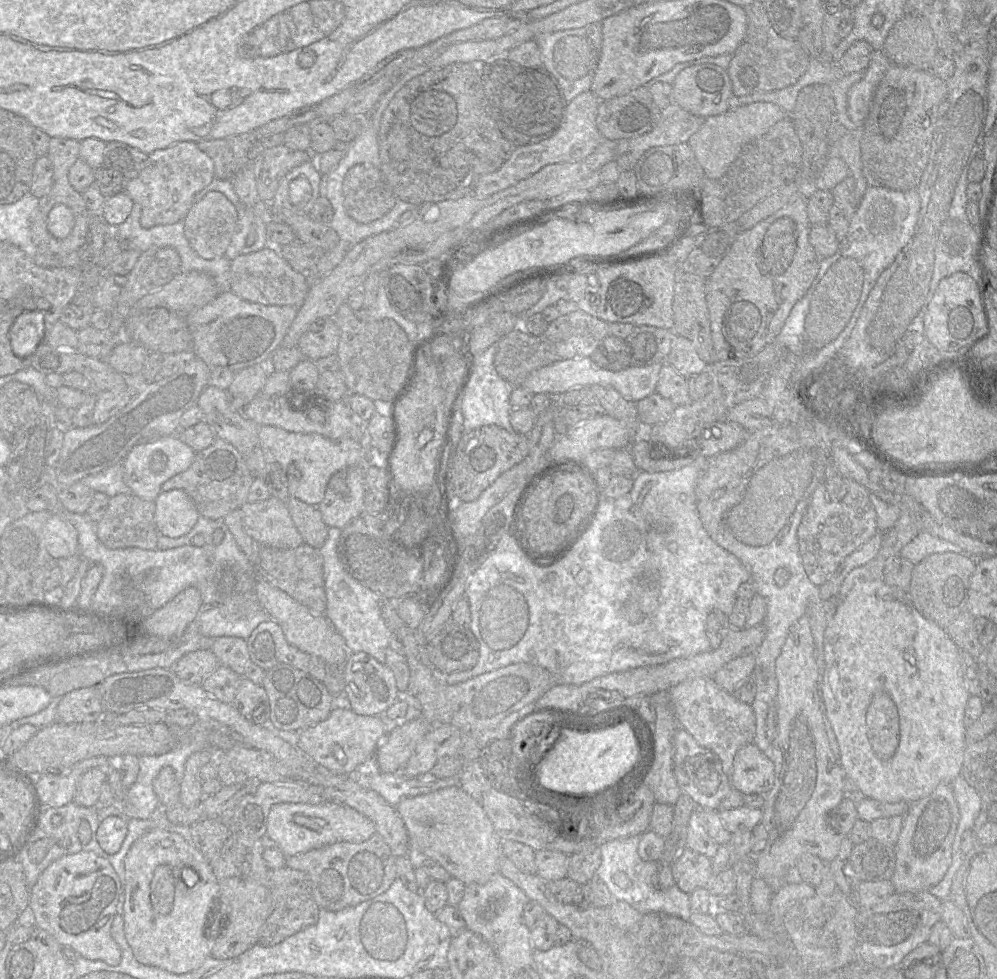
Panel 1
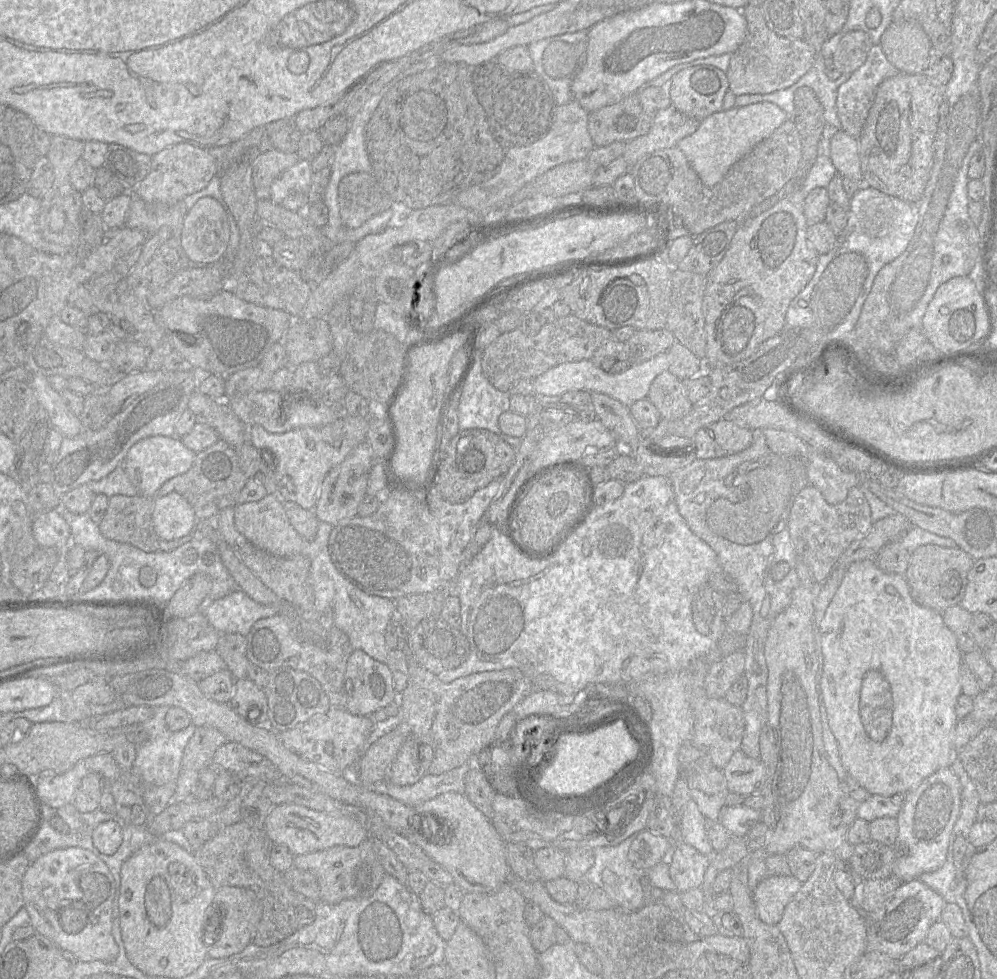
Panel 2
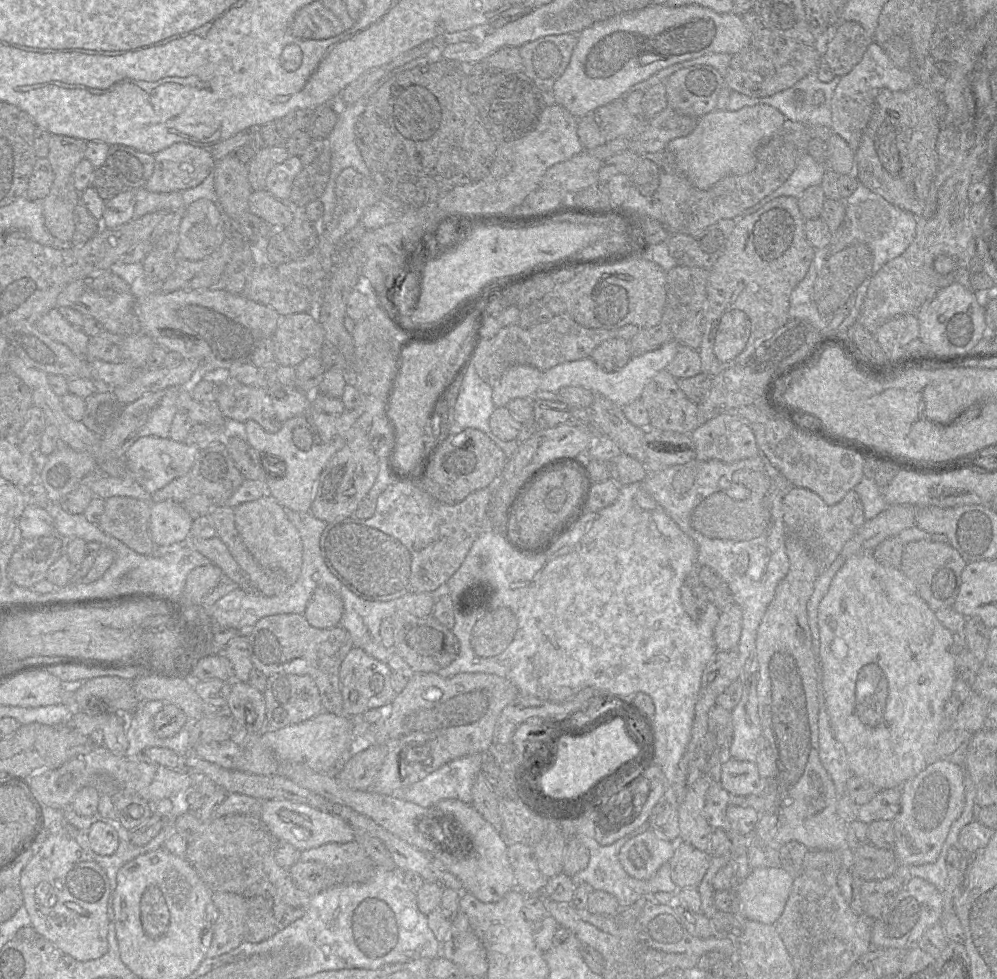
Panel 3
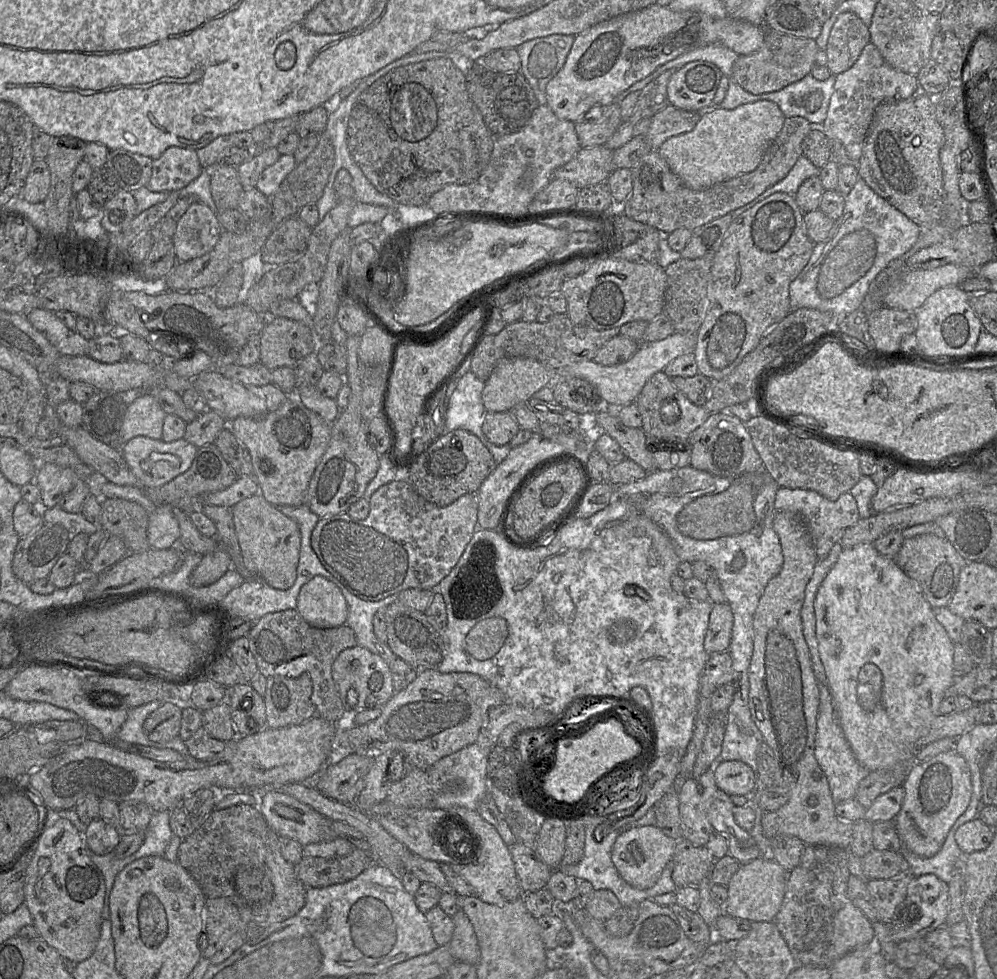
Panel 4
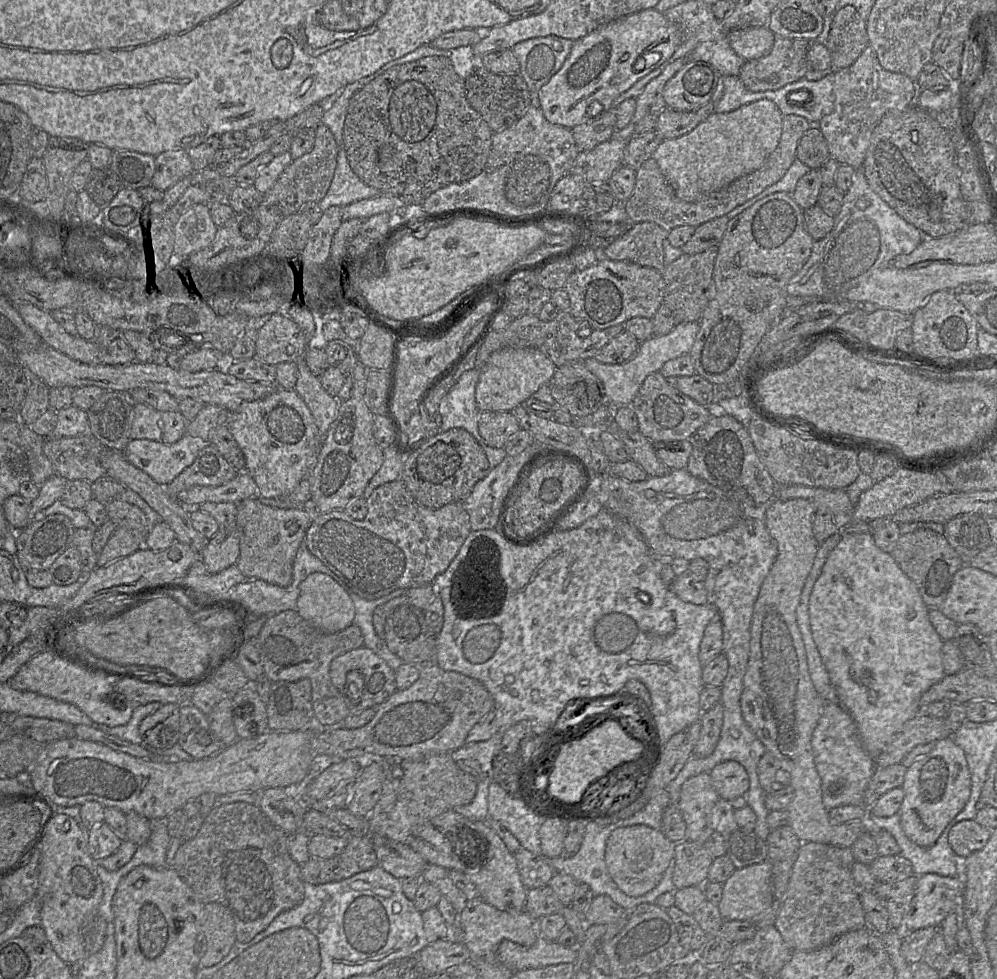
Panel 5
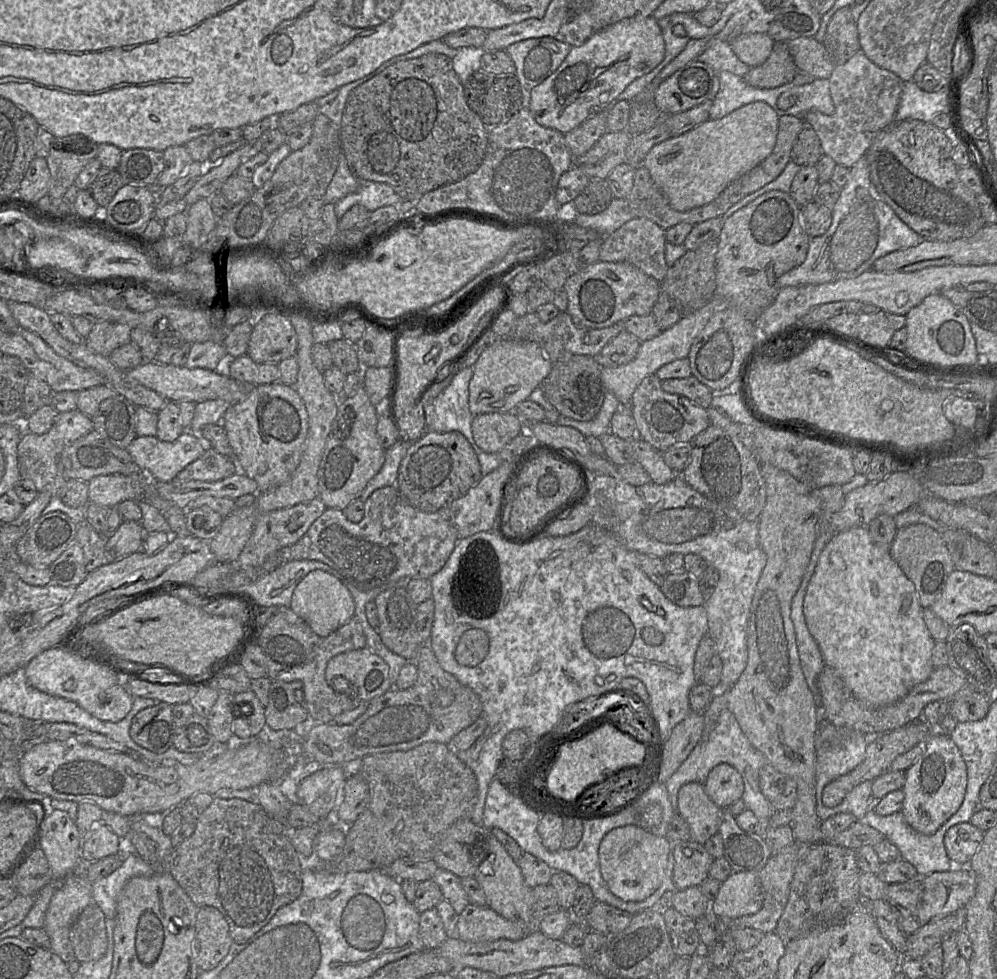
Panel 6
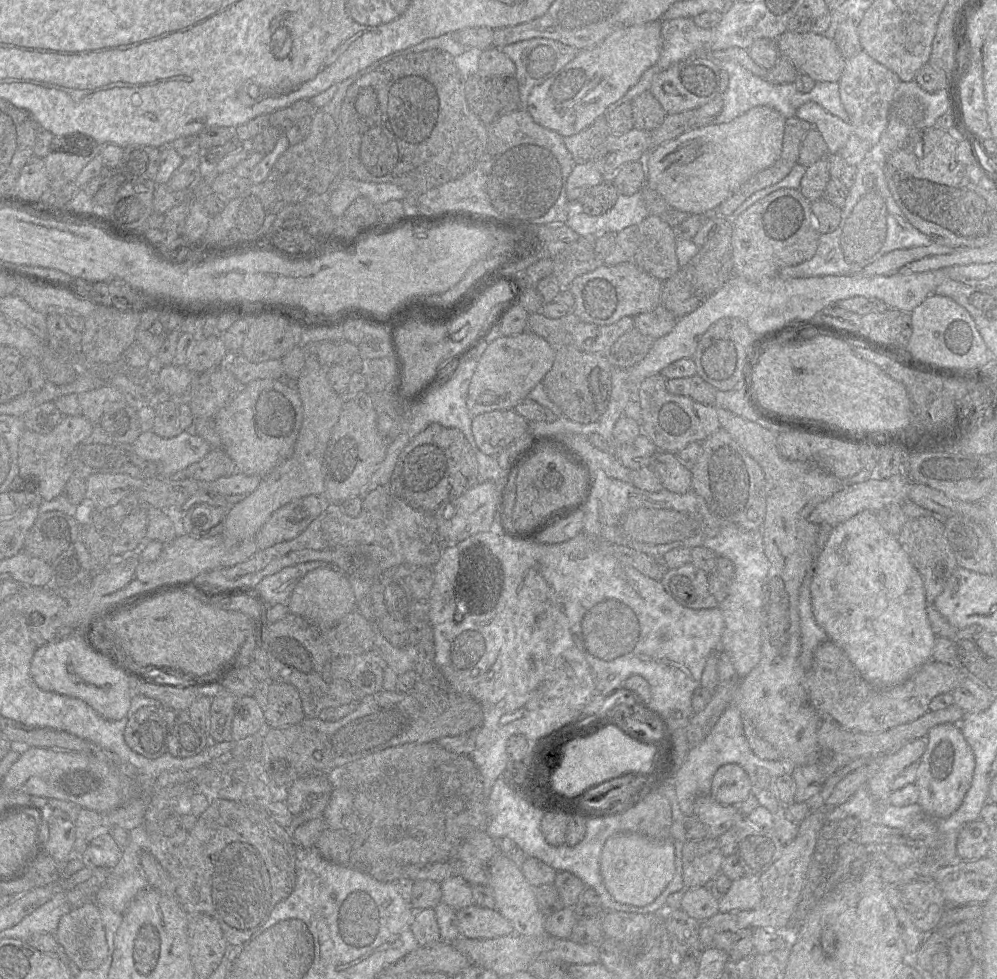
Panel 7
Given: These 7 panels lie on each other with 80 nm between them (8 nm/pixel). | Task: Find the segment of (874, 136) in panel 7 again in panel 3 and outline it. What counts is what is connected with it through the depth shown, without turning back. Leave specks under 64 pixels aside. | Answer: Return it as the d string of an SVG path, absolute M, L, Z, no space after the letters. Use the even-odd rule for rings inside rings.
M871 42L861 61L852 70L841 76L831 100L831 131L841 136L856 152L864 129L870 119L873 104L882 89L905 91L918 83L915 75L893 64L881 45Z

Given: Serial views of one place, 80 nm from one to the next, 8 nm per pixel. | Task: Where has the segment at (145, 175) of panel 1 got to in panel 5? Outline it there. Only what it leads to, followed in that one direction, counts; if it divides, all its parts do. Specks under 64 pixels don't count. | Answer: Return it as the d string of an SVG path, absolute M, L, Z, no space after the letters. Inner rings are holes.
M167 150L155 157L155 172L151 185L165 191L193 173L193 164L187 150Z

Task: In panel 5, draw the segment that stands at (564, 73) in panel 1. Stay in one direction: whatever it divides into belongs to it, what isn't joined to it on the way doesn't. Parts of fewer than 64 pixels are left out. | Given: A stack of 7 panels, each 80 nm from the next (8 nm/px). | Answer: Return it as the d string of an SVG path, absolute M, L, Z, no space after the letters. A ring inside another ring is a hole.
M549 35L521 41L511 48L520 63L519 74L525 80L529 91L536 92L538 96L541 87L561 69L573 44L573 40Z

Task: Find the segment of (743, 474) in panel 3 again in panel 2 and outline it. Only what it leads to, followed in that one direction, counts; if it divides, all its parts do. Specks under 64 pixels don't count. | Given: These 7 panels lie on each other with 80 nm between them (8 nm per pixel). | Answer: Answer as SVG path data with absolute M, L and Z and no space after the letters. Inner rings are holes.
M755 430L752 443L745 450L719 458L696 458L689 465L670 474L668 479L674 491L679 513L691 531L714 550L720 568L733 579L744 602L748 602L752 607L752 622L746 634L746 645L743 650L745 654L743 675L747 678L748 690L746 699L741 705L745 731L740 750L751 758L759 758L759 739L764 725L767 724L768 669L764 645L772 622L789 606L792 592L799 584L795 570L798 555L790 538L788 517L795 495L808 485L806 465L798 456L774 453L767 445L762 430ZM781 562L788 563L791 570L782 580L776 581L773 579L772 569Z

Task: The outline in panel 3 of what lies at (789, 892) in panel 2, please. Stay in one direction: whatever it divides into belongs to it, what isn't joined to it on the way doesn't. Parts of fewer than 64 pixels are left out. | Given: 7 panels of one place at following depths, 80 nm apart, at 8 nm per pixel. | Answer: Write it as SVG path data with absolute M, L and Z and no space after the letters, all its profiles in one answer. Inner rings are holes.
M781 866L749 869L746 877L734 886L739 916L774 925L784 911L793 881L794 877Z

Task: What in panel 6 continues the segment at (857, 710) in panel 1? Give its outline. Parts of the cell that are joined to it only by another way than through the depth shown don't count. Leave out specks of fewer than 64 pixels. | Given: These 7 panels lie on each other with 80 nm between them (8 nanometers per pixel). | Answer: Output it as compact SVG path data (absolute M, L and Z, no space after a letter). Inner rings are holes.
M857 526L836 533L822 550L815 572L808 584L805 601L804 616L809 632L816 640L825 664L834 668L844 680L852 694L864 705L878 708L901 700L916 685L929 678L935 669L932 662L932 652L935 640L930 635L924 620L923 608L919 603L914 584L904 574L890 554L890 548L873 541L867 526Z

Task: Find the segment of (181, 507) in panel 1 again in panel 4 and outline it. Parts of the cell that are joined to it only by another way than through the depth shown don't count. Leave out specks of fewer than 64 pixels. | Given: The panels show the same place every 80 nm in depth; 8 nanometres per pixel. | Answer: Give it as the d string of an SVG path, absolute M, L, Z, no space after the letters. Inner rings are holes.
M157 505L149 515L147 537L150 548L169 549L178 545L180 529L172 507Z

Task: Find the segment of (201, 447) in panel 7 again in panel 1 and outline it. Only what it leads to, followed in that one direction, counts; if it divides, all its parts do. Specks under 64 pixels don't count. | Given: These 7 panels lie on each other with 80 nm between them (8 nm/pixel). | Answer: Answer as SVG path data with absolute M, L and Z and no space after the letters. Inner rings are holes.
M178 434L162 436L149 443L137 444L123 461L125 481L132 494L144 500L155 501L163 483L186 471L194 462L196 453L179 438Z

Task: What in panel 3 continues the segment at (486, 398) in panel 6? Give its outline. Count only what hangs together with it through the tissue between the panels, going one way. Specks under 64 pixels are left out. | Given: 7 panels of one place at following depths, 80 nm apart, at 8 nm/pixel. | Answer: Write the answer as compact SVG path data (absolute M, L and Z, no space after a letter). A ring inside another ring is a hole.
M526 365L513 366L508 369L493 386L492 401L496 408L506 407L515 398L529 398L540 390L544 372Z

